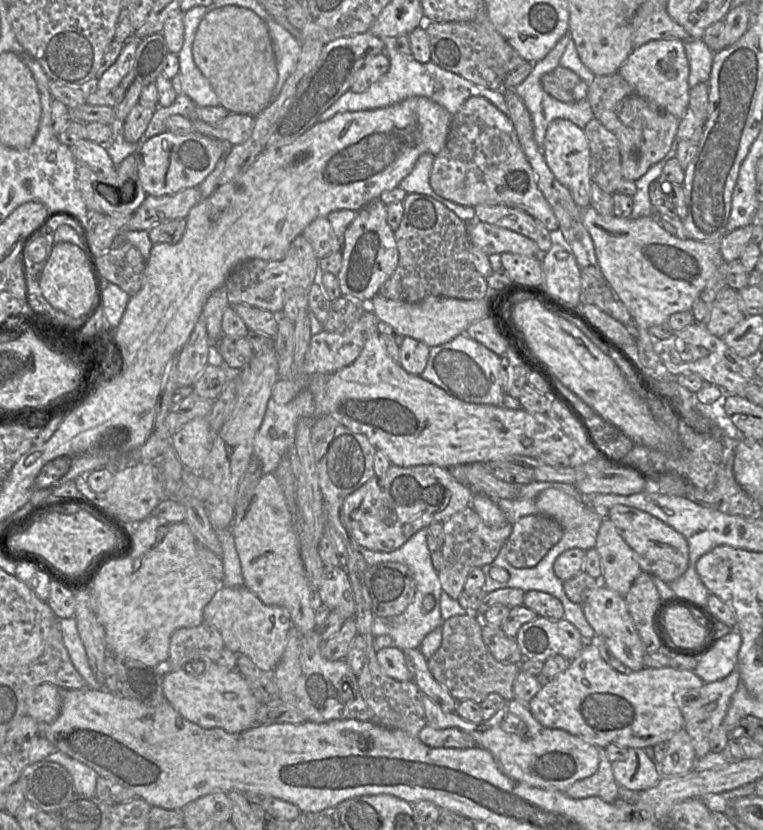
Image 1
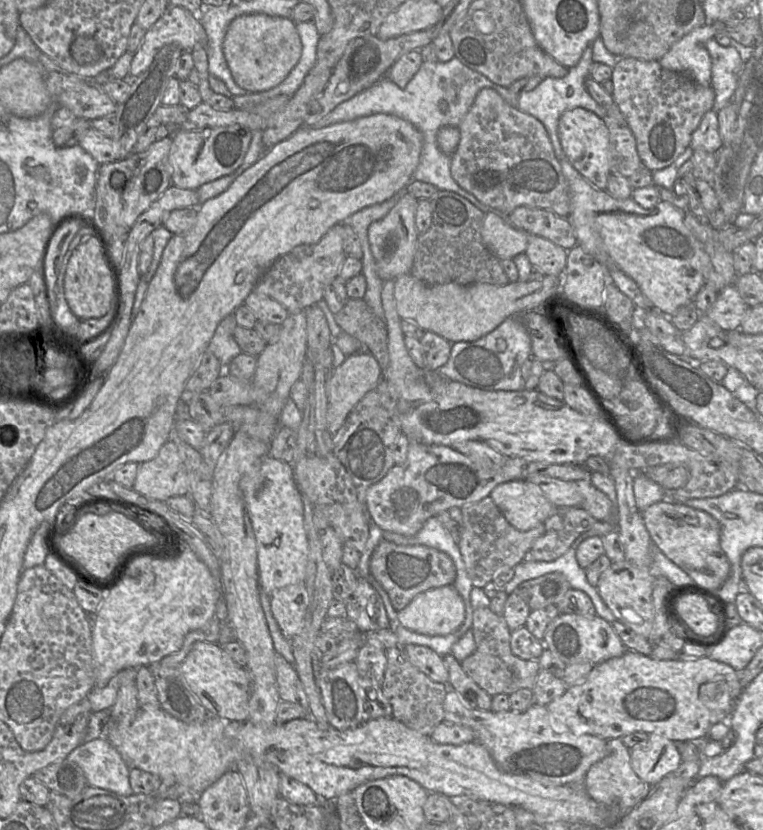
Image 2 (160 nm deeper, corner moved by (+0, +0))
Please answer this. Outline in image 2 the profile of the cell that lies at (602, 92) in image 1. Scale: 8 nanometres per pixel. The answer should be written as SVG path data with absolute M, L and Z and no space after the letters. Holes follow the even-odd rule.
M618 58L617 63L612 66L610 80L613 85L612 97L635 137L642 166L653 172L672 164L686 148L690 147L693 132L704 114L714 107L715 92L710 86L701 86L687 76L664 69L658 61Z

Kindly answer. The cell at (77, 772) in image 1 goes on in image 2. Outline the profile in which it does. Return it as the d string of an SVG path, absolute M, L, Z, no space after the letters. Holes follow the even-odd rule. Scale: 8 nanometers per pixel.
M104 738L87 741L66 758L83 772L86 786L119 796L131 796L130 768L120 753Z

